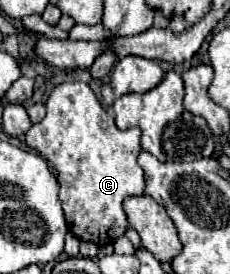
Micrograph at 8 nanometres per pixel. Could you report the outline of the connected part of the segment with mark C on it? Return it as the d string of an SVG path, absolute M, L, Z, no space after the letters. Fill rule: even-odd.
M64 82L56 86L46 102L44 120L34 124L26 132L26 144L32 150L36 150L42 158L46 158L48 164L56 170L56 178L60 184L60 202L64 208L66 224L78 240L94 242L96 246L106 246L116 238L124 236L126 230L130 228L126 212L122 210L122 202L130 196L142 196L146 186L144 170L136 162L138 154L142 152L140 134L142 132L138 128L118 130L114 124L114 118L102 108L92 88L84 82Z

